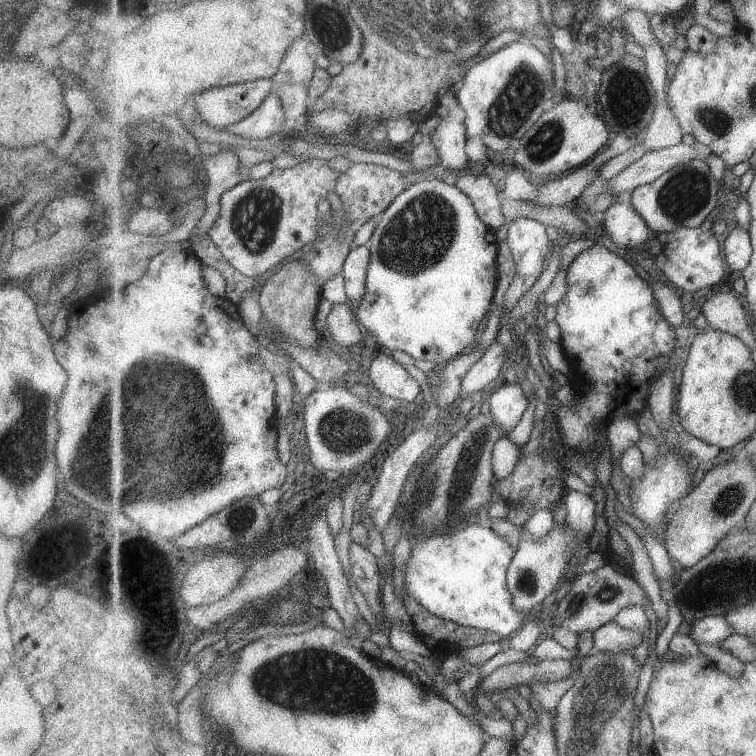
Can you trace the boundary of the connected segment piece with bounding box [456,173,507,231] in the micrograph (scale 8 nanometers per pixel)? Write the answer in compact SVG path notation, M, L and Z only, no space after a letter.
M461 173L456 184L469 193L479 209L480 218L492 229L499 231L505 227L507 216L503 210L503 200L498 196L496 182L487 174L474 175Z

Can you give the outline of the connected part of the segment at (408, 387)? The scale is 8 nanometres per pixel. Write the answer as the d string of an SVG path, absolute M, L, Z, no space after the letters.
M376 353L370 378L383 395L399 398L407 405L412 405L422 394L420 382L408 372L406 365L400 364L390 353Z

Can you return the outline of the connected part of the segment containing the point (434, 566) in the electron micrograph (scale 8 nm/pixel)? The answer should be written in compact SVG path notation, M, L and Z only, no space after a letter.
M471 522L466 528L458 529L448 535L436 535L420 539L408 559L405 585L409 594L435 616L453 621L470 629L483 629L512 638L525 626L531 613L520 613L513 606L513 595L509 588L509 571L517 551L492 528Z

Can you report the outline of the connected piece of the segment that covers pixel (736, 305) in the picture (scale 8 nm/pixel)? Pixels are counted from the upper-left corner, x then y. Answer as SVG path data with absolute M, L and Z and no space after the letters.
M710 292L703 300L701 311L715 330L741 336L750 328L750 316L744 302L734 292Z

